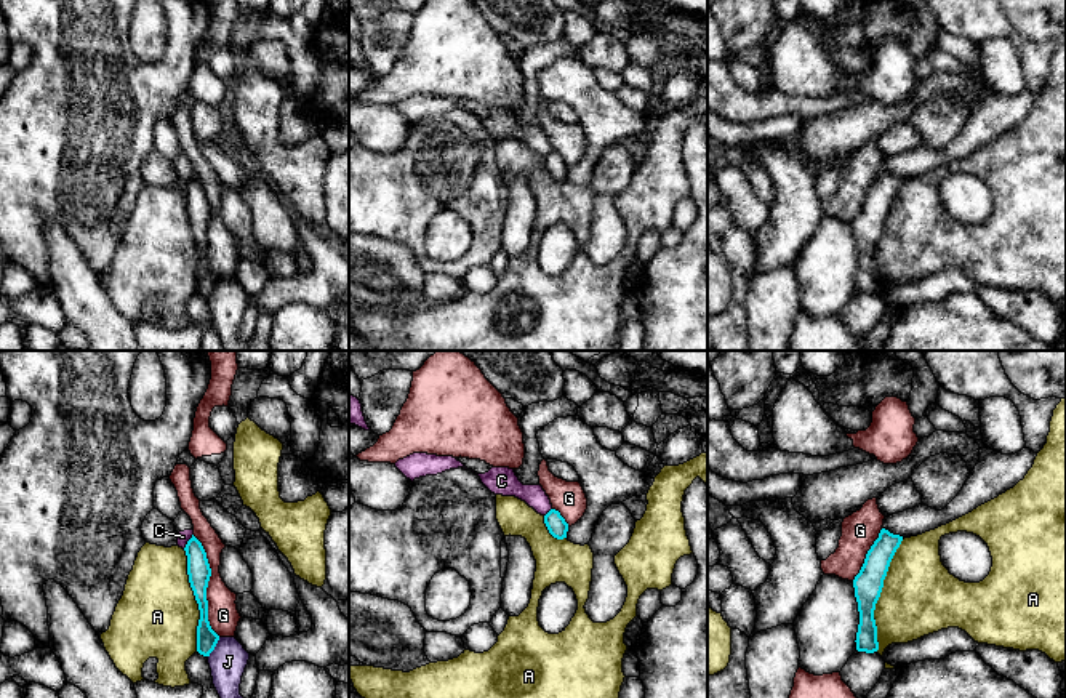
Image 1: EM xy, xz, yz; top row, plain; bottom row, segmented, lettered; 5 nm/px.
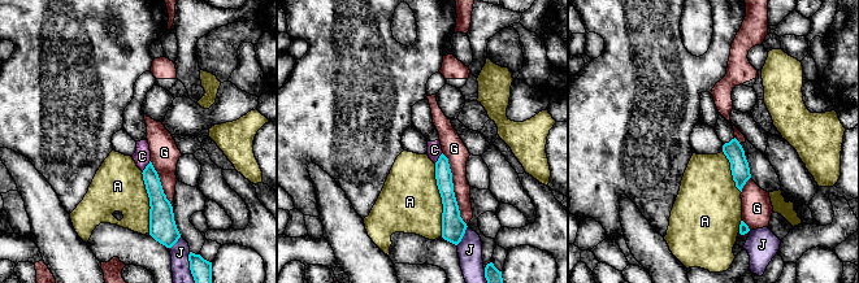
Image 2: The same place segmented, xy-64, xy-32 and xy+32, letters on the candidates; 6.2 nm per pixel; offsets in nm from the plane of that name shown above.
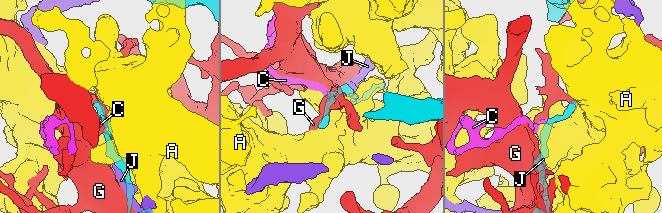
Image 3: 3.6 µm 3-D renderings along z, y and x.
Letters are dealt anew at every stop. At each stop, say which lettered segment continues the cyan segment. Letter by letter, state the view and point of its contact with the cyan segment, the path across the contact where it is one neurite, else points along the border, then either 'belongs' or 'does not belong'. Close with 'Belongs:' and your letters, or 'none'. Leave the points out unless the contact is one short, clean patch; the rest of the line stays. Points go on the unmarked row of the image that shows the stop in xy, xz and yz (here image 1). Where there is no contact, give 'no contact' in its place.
A: yz (879, 237) | does not belong
C: xy (188, 183) | along xy (192, 175), (183, 189) | does not belong
G: xy (207, 228) | does not belong
J: xy (215, 287) | does not belong
Belongs: none

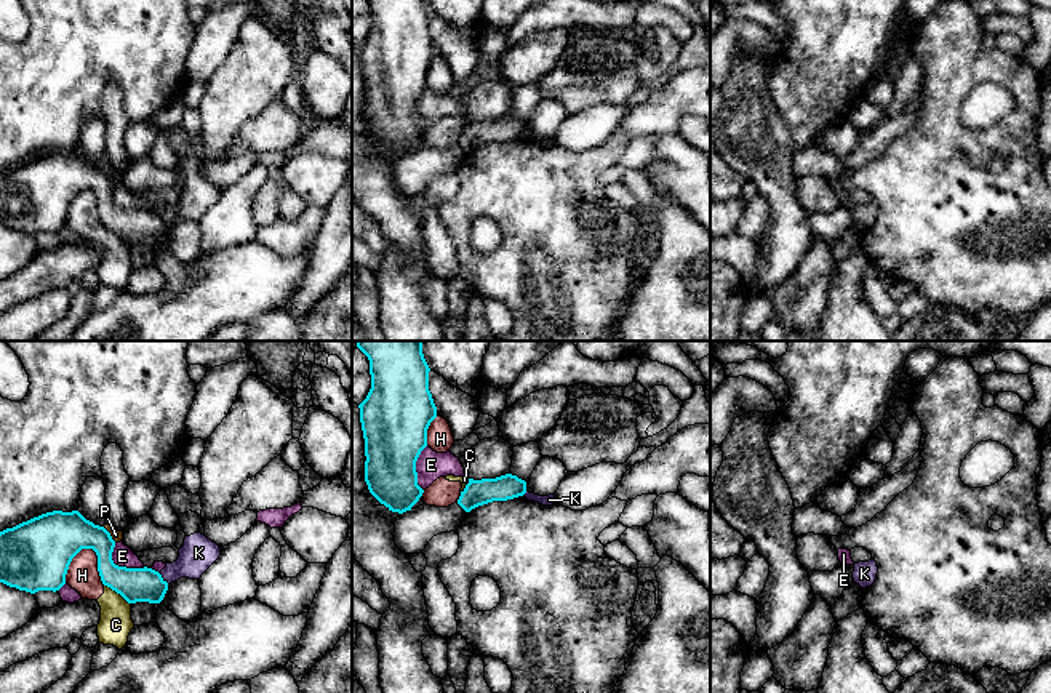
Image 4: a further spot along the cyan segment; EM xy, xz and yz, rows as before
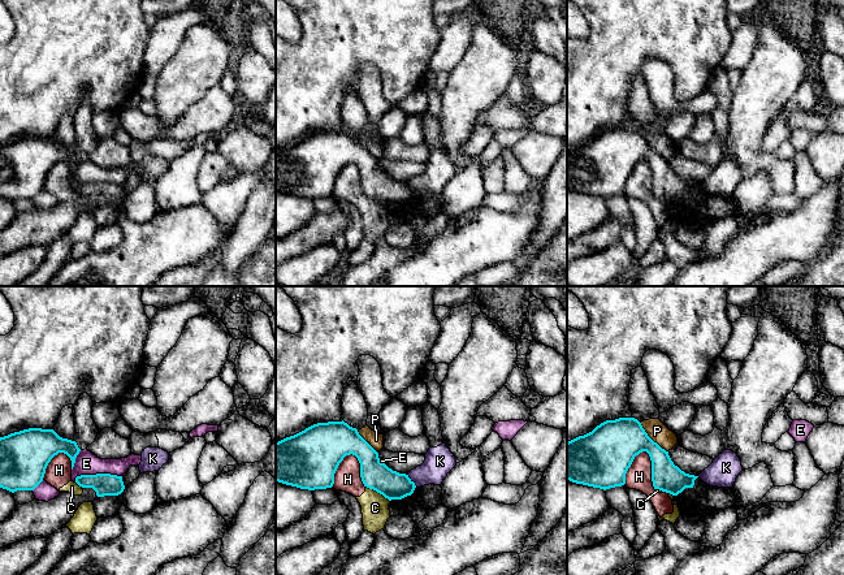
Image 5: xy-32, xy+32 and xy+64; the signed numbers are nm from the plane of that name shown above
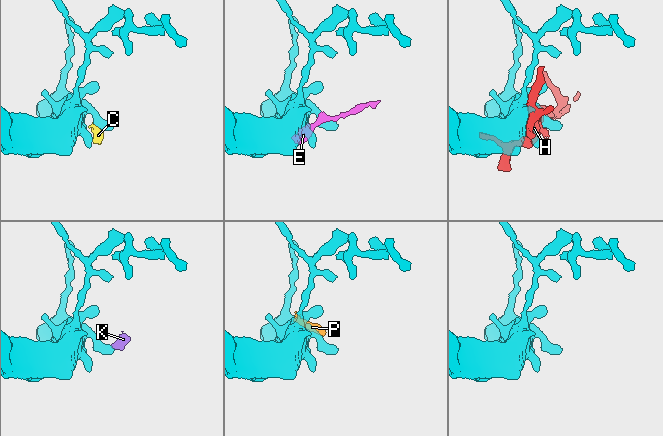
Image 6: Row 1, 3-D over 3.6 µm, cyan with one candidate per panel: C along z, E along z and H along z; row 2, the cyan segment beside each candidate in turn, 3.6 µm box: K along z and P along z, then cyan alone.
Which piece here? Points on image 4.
C: xy (117, 234) | along xy (104, 226), (130, 245) | does not belong
E: xy (120, 208) | does not belong
H: xy (98, 204) | does not belong
K: xy (162, 220) | along xy (159, 215), (168, 224) | does not belong
P: xy (109, 176) | does not belong
Belongs: none

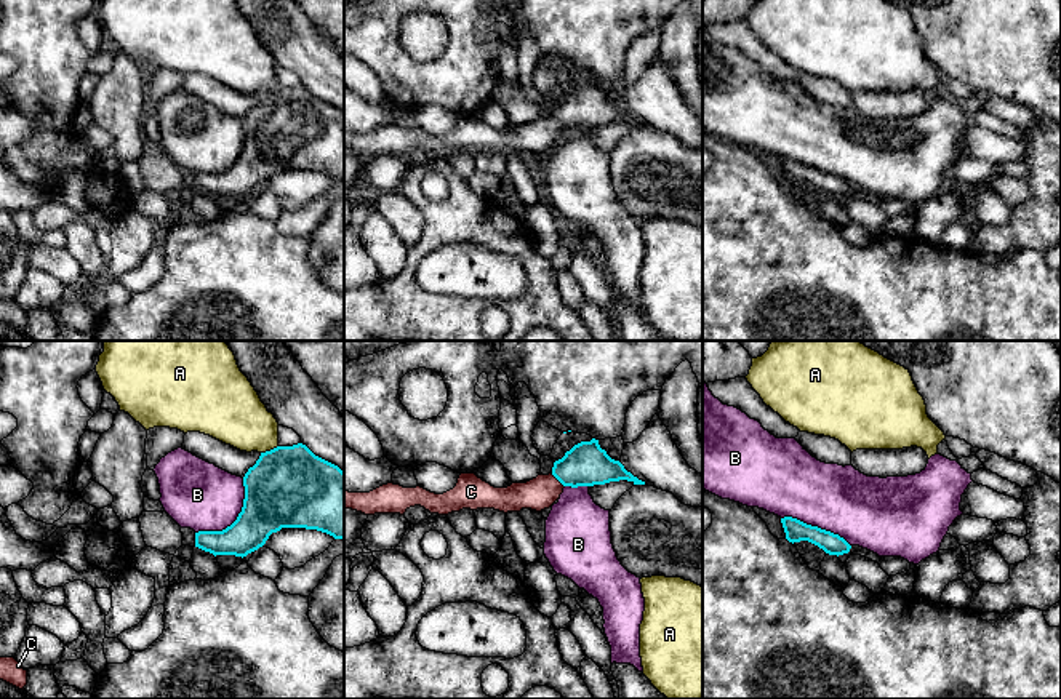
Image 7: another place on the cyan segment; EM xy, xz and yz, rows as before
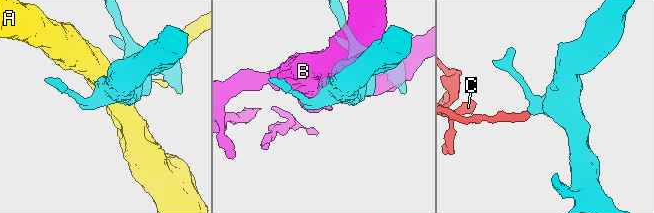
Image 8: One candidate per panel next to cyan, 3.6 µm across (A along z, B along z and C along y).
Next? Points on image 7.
A: xy (271, 91) | does not belong
B: xy (237, 160) | does not belong
C: xz (557, 120) | across xz (586, 106), (557, 120), (540, 135) | belongs
Belongs: C

